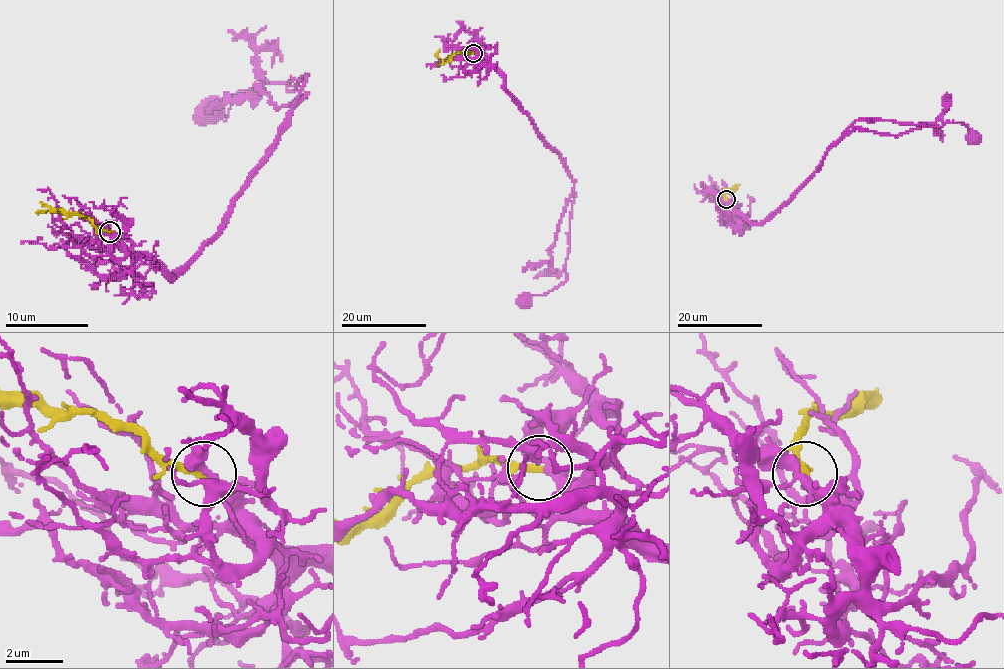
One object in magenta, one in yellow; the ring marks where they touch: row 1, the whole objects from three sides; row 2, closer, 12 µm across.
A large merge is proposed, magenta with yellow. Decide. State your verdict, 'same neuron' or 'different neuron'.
same neuron

